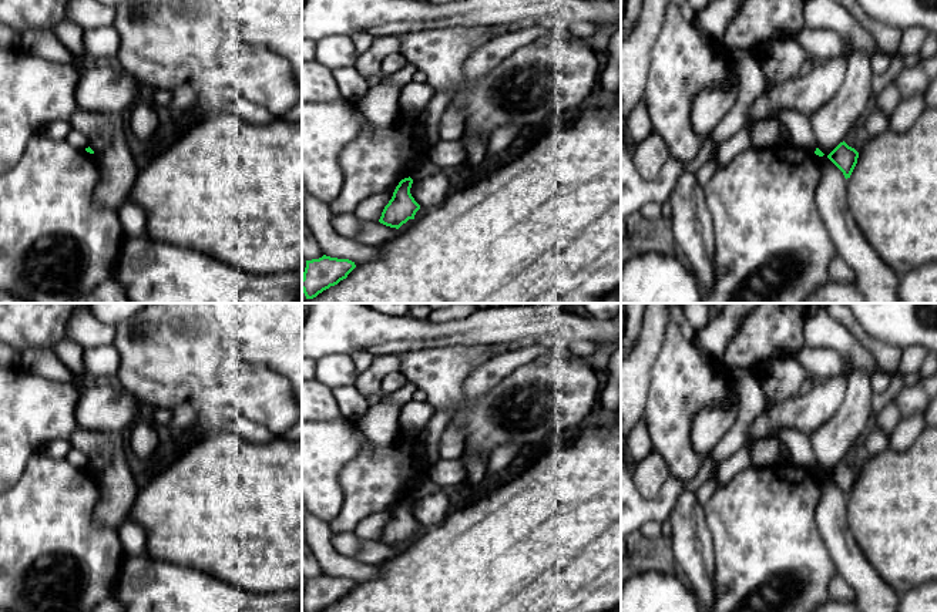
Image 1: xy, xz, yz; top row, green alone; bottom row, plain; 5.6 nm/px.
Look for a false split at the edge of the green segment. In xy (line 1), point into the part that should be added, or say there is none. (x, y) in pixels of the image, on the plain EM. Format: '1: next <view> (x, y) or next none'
1: next none

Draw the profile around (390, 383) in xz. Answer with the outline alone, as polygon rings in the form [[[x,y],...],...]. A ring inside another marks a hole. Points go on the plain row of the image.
[[[400,371],[386,374],[382,380],[382,391],[384,394],[393,394],[407,383],[407,379]]]

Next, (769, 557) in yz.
[[[776,463],[765,467],[750,465],[738,474],[732,481],[719,487],[703,505],[705,521],[713,541],[715,603],[711,611],[702,608],[702,612],[812,612],[827,602],[830,599],[830,581],[839,572],[816,525],[816,510],[819,500],[820,485],[817,474],[792,463]]]

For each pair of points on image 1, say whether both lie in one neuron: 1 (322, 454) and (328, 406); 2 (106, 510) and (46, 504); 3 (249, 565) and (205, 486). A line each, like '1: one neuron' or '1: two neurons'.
1: two neurons
2: two neurons
3: one neuron

